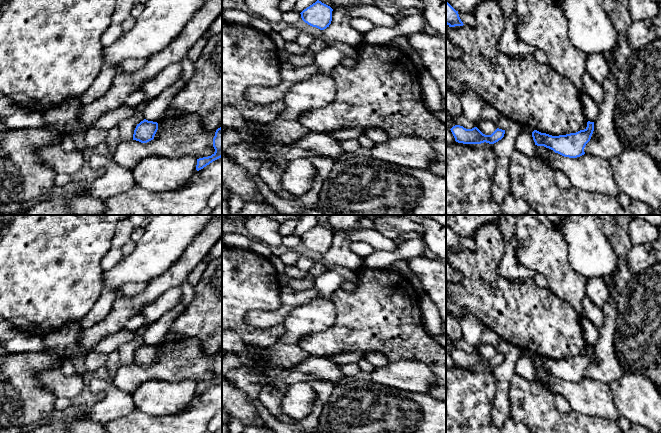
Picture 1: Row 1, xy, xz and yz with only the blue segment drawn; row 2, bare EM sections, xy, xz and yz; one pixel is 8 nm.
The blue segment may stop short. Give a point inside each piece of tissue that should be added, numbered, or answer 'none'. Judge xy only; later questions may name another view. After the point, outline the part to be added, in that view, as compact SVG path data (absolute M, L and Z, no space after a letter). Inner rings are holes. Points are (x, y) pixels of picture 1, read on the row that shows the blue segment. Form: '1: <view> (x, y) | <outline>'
none

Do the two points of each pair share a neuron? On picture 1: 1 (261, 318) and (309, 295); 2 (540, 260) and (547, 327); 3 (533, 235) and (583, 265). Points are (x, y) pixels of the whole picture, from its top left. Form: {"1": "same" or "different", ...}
{"1": "same", "2": "different", "3": "different"}

